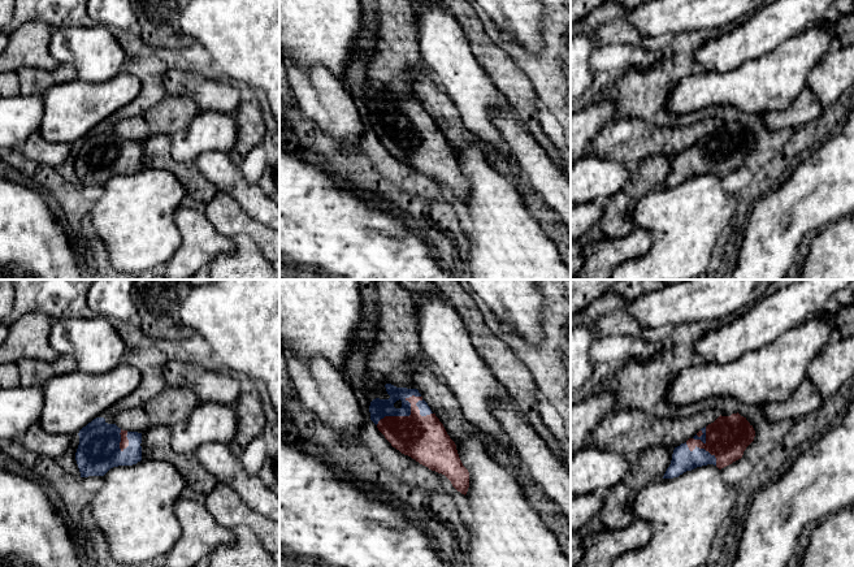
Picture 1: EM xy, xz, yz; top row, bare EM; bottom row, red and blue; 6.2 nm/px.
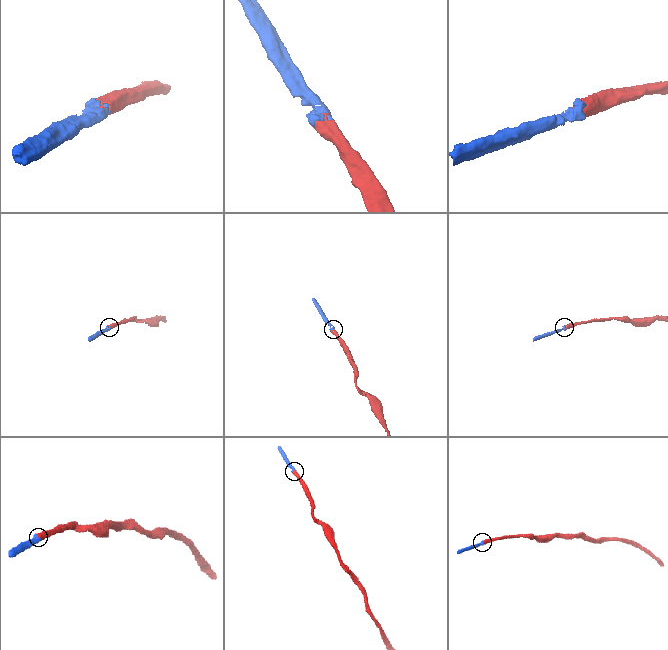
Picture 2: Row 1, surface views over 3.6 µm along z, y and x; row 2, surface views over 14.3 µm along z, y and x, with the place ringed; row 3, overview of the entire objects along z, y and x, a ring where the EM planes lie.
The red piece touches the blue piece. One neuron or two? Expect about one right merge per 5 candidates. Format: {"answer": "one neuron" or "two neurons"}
{"answer": "one neuron"}

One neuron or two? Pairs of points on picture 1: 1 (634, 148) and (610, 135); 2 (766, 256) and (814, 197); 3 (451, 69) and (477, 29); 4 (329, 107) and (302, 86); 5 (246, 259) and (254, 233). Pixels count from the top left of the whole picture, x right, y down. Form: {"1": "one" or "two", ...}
{"1": "one", "2": "one", "3": "two", "4": "one", "5": "two"}

